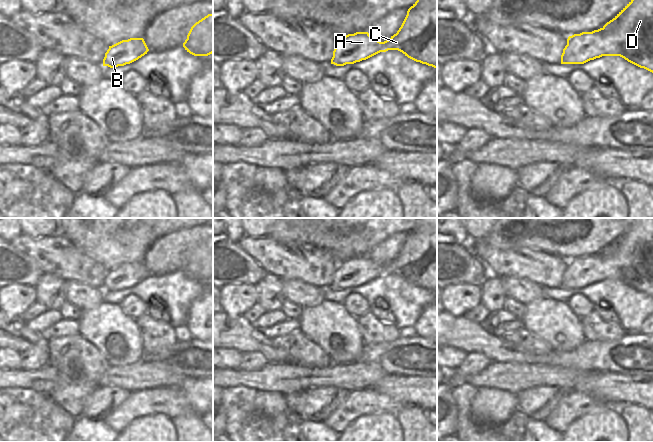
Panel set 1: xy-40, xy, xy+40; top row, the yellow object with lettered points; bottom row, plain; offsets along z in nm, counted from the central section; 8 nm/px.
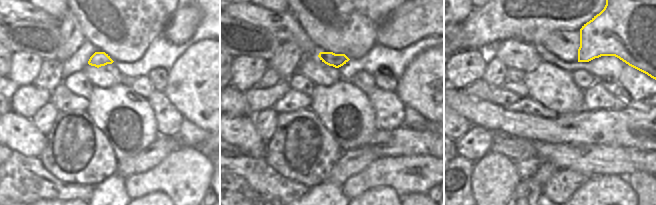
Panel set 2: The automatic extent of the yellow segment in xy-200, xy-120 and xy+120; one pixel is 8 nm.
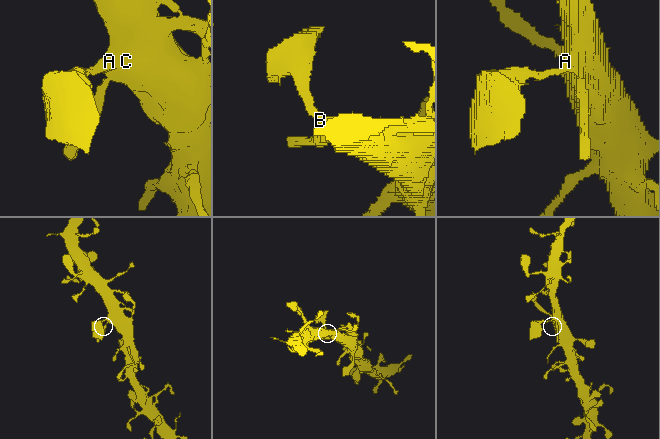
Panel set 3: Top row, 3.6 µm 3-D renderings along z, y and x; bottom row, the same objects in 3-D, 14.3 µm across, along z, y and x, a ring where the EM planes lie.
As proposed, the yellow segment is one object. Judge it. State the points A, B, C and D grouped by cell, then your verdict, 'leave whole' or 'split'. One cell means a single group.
A B C D; leave whole

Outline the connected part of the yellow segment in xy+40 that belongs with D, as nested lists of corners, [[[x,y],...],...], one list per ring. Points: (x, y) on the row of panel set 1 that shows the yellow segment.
[[[631,0],[602,28],[569,36],[561,64],[584,64],[602,56],[620,56],[653,73],[653,0]]]

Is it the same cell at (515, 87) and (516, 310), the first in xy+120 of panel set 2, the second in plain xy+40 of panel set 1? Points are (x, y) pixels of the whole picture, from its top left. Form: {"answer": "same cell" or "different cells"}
{"answer": "different cells"}

